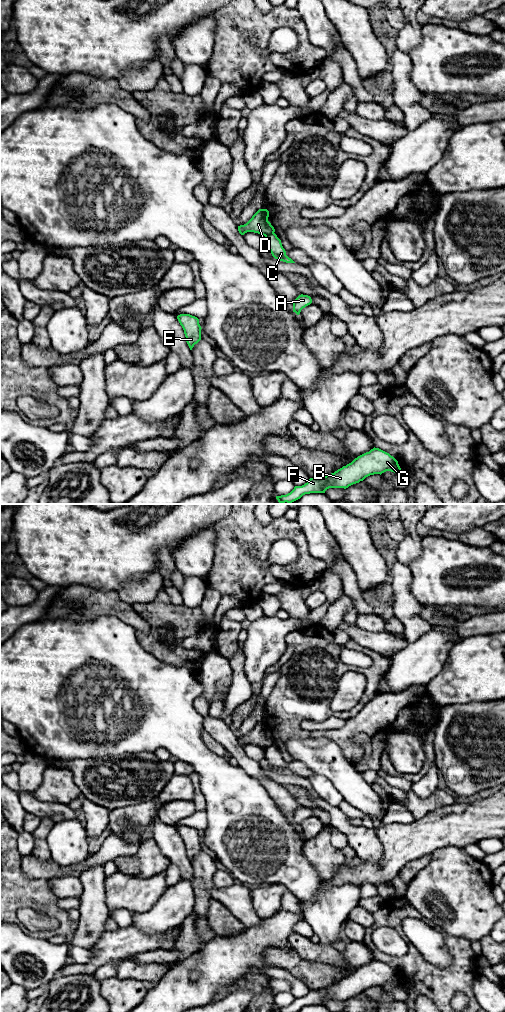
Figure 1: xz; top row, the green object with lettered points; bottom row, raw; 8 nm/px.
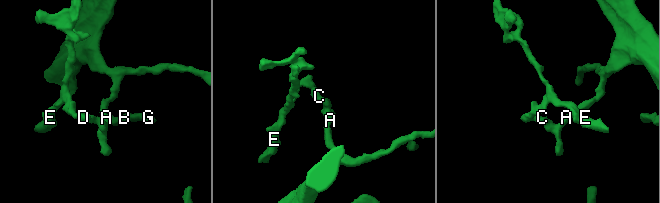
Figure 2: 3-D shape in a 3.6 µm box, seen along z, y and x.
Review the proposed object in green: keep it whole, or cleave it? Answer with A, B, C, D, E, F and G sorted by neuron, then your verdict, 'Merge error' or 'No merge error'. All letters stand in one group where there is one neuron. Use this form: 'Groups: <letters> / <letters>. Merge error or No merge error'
Groups: A B C F G / D E. Merge error

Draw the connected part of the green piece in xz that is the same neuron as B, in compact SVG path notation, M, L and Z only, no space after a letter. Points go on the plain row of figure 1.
M374 959L334 985L319 990L310 990L304 997L295 998L290 1005L276 1008L276 1011L298 1012L305 1006L325 1005L329 1000L346 1001L353 996L363 993L370 987L381 987L386 983L400 985L401 980L393 968Z

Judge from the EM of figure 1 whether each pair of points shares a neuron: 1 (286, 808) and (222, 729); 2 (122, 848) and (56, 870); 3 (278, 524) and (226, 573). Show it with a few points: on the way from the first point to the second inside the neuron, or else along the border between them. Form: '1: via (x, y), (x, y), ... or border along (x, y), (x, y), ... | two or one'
1: via (272, 788), (234, 749) | one
2: via (106, 852), (79, 867), (72, 868) | one
3: via (262, 535), (251, 535), (231, 557) | one

